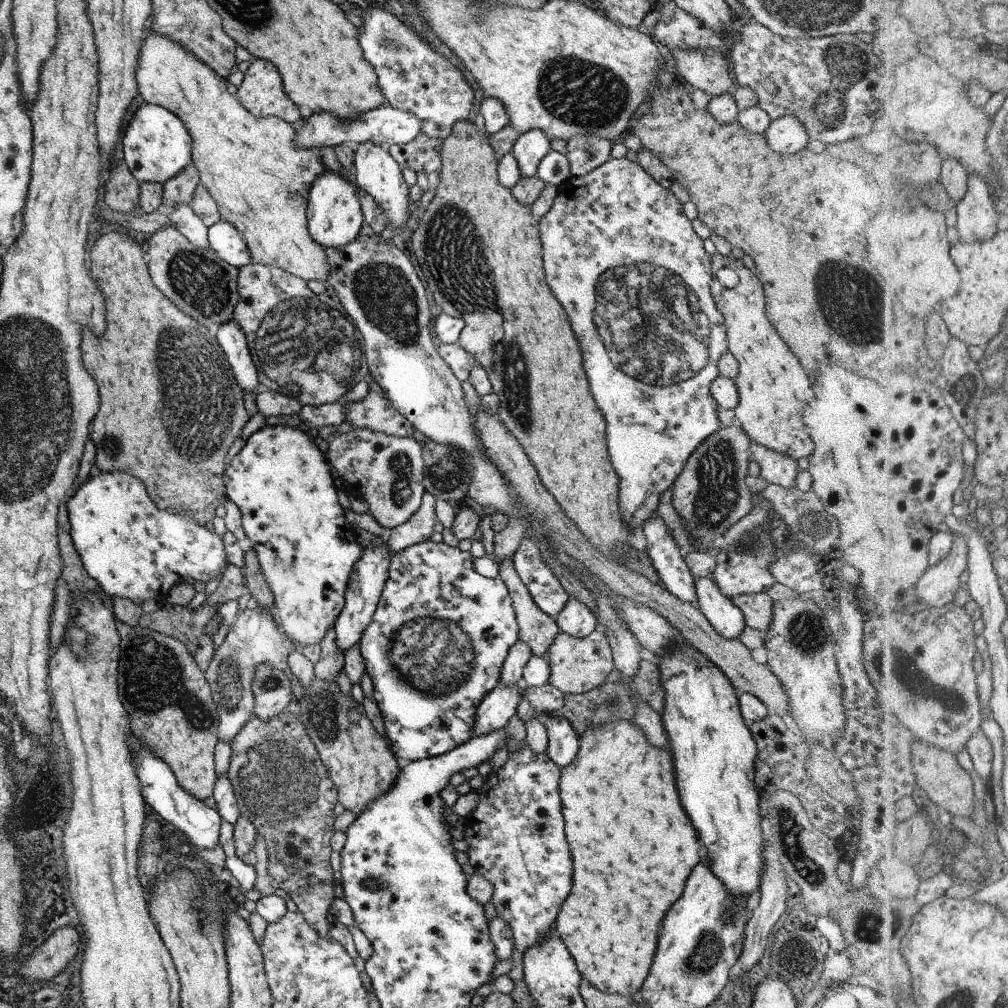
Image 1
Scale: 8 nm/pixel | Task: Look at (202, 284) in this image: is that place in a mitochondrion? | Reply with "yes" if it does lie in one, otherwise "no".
yes

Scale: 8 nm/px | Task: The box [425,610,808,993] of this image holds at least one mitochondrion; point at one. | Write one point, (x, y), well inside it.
(706, 956)

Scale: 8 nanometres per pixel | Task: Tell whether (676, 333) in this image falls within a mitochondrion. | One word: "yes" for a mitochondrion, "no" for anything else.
yes

